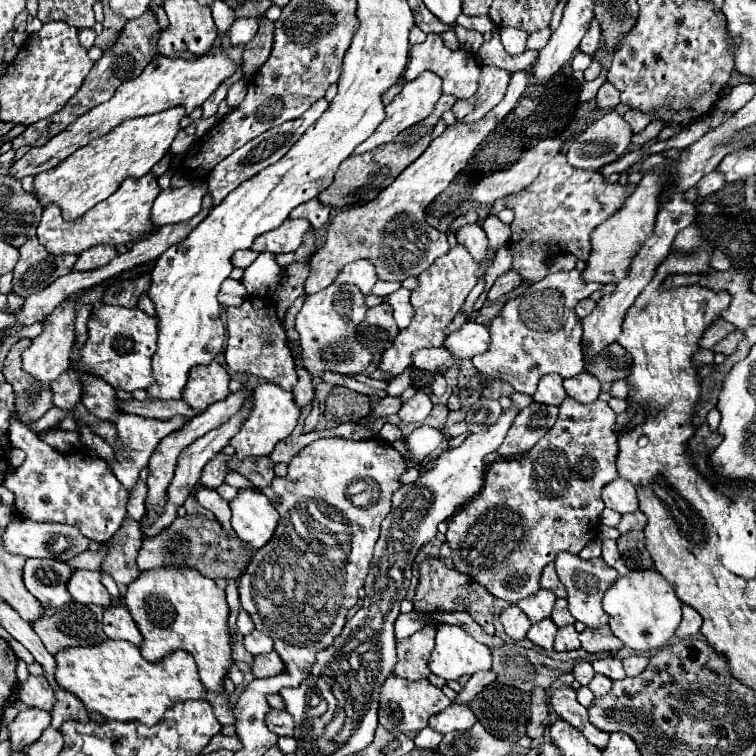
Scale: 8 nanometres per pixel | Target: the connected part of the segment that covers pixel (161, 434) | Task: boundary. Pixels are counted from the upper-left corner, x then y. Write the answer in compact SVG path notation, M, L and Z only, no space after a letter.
M119 413L116 416L115 426L116 429L118 429L120 441L124 443L124 451L122 451L122 453L116 453L116 463L110 463L110 467L112 467L112 471L114 471L114 475L116 475L116 479L118 479L124 487L134 487L140 469L148 465L148 459L150 459L150 455L156 451L158 443L160 443L166 435L170 435L170 433L182 429L188 421L190 421L190 419L184 417L184 415L176 415L176 417L168 419L168 421L160 421L160 419L144 419L144 417L130 415L130 413Z

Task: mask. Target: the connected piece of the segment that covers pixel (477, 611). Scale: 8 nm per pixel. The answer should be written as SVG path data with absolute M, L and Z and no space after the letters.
M426 557L420 563L420 581L418 581L418 589L416 595L412 599L414 605L414 613L420 615L430 615L436 611L446 611L446 613L454 613L454 611L468 611L472 615L472 619L490 635L494 635L494 601L496 597L478 581L470 579L470 575L460 573L458 569L450 569L444 565L444 561L440 557Z

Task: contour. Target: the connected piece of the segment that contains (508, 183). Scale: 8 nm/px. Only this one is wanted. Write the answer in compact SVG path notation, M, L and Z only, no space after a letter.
M542 139L532 149L528 149L518 163L510 165L510 169L480 179L472 189L472 201L492 205L496 199L524 191L538 177L542 165L556 157L558 151L560 139Z

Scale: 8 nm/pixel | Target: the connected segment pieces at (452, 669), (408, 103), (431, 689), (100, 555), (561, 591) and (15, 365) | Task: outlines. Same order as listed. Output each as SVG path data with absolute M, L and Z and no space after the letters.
M442 625L436 631L436 647L430 657L430 671L446 681L490 669L490 649L478 643L458 625Z
M424 71L424 73L420 73L414 81L404 83L404 87L402 87L402 91L398 93L398 97L396 97L390 105L386 105L386 119L380 123L380 127L378 127L364 143L360 143L358 151L354 151L354 153L372 151L372 149L376 149L376 147L382 145L382 143L392 141L400 131L404 131L404 129L420 123L422 119L426 119L426 117L434 111L440 95L442 95L442 79L440 79L436 73L432 73L432 71Z
M390 675L384 683L382 695L380 695L380 709L378 709L378 719L380 725L386 727L388 731L402 731L402 733L418 733L420 729L424 729L428 725L428 719L440 711L444 711L446 707L450 707L452 701L442 693L442 689L438 689L436 685L432 685L428 679L420 679L420 681L408 681L396 675Z
M104 542L100 544L100 547L97 551L84 551L73 559L66 561L66 563L68 563L74 569L86 569L96 571L100 569L107 550L107 542Z
M548 563L548 565L544 567L542 579L540 579L540 587L542 587L542 589L552 589L552 591L556 593L556 597L566 597L566 589L564 589L562 583L558 581L554 563Z
M20 339L18 343L14 343L4 361L4 377L14 387L16 415L24 425L40 419L48 409L54 407L52 391L38 387L38 383L34 383L34 379L30 379L30 375L26 375L20 367L22 351L30 343L32 343L32 339Z

